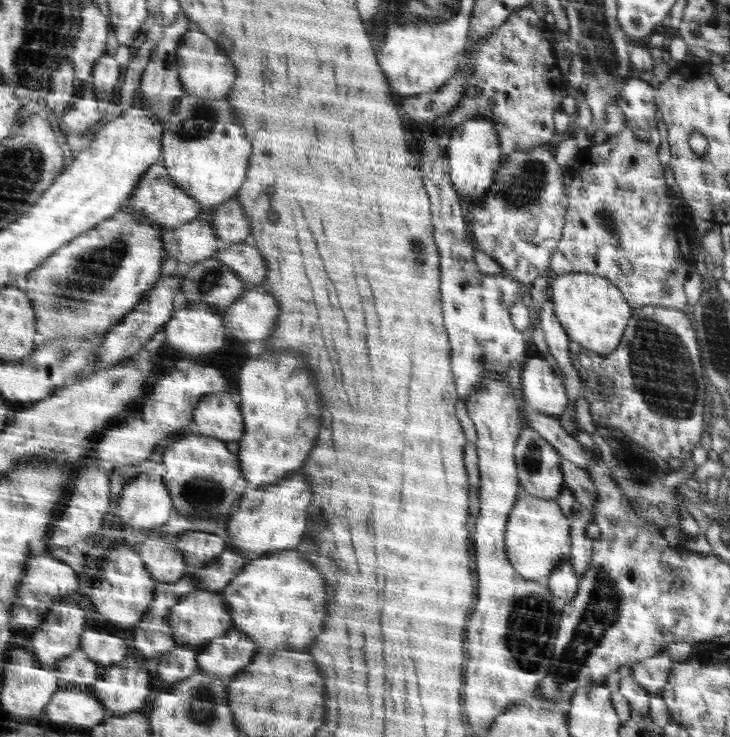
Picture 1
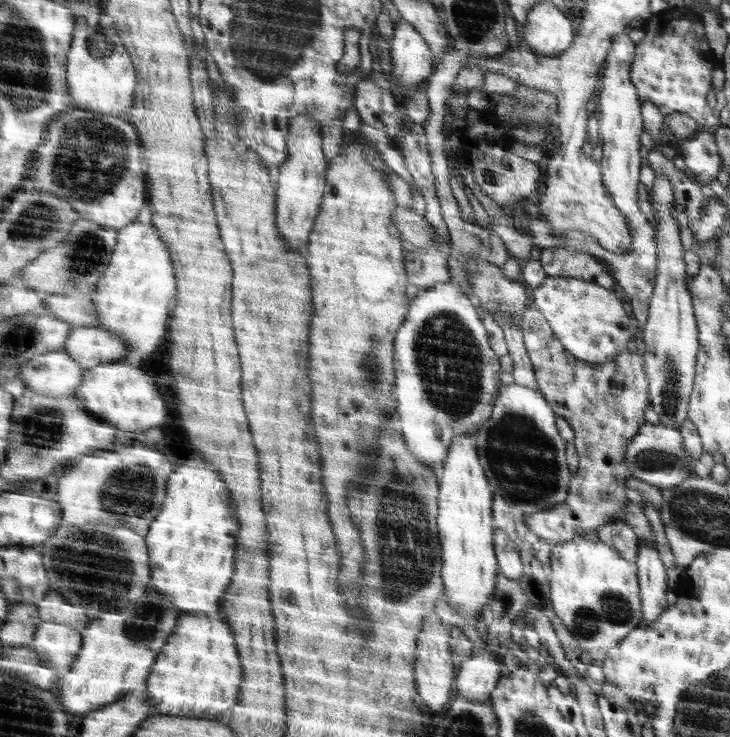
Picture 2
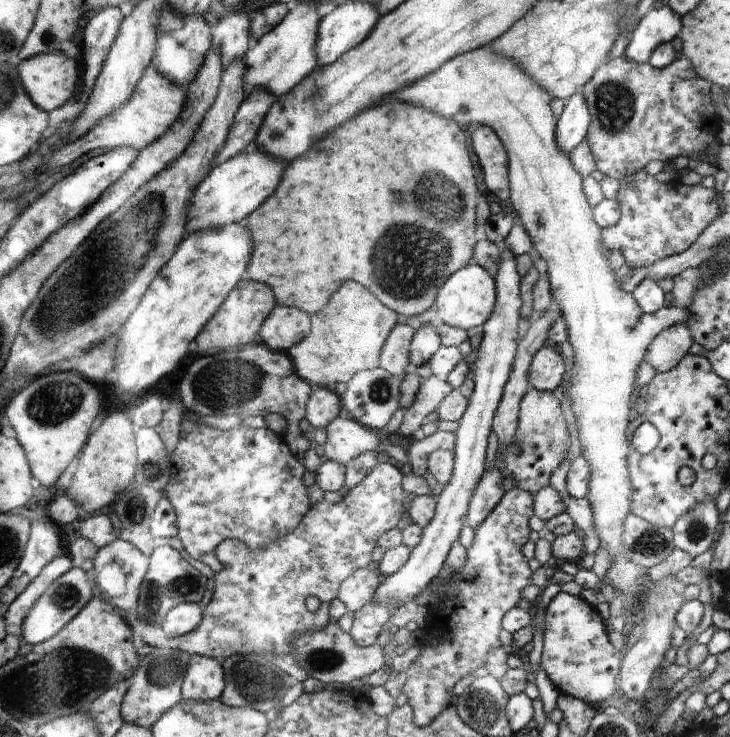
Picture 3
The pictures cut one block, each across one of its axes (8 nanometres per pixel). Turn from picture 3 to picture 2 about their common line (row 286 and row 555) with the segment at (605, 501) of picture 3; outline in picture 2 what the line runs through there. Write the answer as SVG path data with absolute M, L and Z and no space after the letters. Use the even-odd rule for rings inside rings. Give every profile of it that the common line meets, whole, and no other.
M576 537L573 541L556 544L551 550L548 570L554 612L570 632L576 632L576 640L582 648L590 650L590 626L592 652L598 652L614 648L628 632L642 624L636 563L630 562L609 543Z

